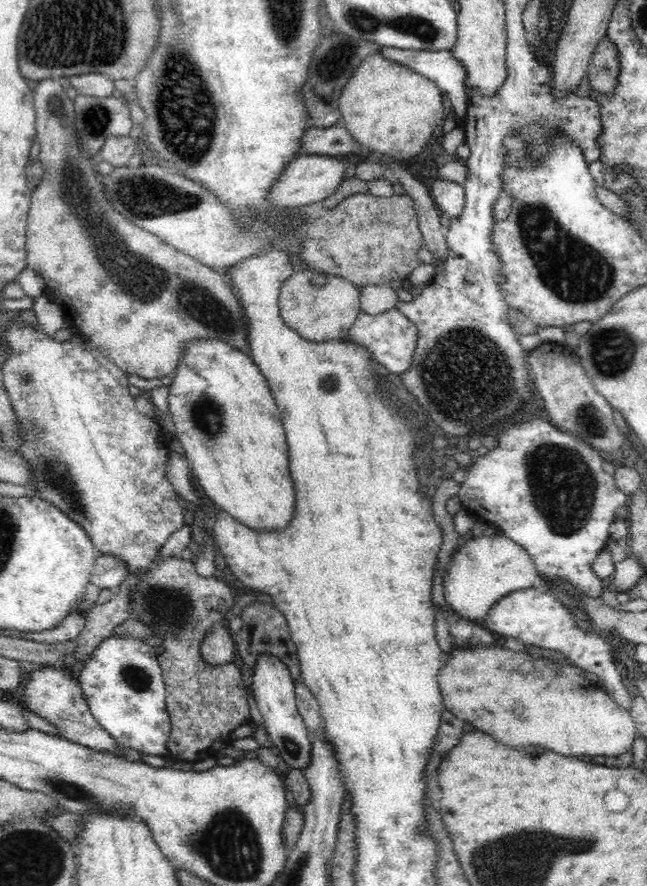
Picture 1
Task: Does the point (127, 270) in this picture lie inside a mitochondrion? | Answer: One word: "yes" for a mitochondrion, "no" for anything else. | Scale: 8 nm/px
yes

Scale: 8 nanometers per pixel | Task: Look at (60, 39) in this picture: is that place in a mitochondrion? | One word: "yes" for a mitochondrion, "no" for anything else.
yes

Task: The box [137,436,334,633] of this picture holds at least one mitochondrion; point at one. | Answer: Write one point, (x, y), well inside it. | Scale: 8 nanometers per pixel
(161, 595)

